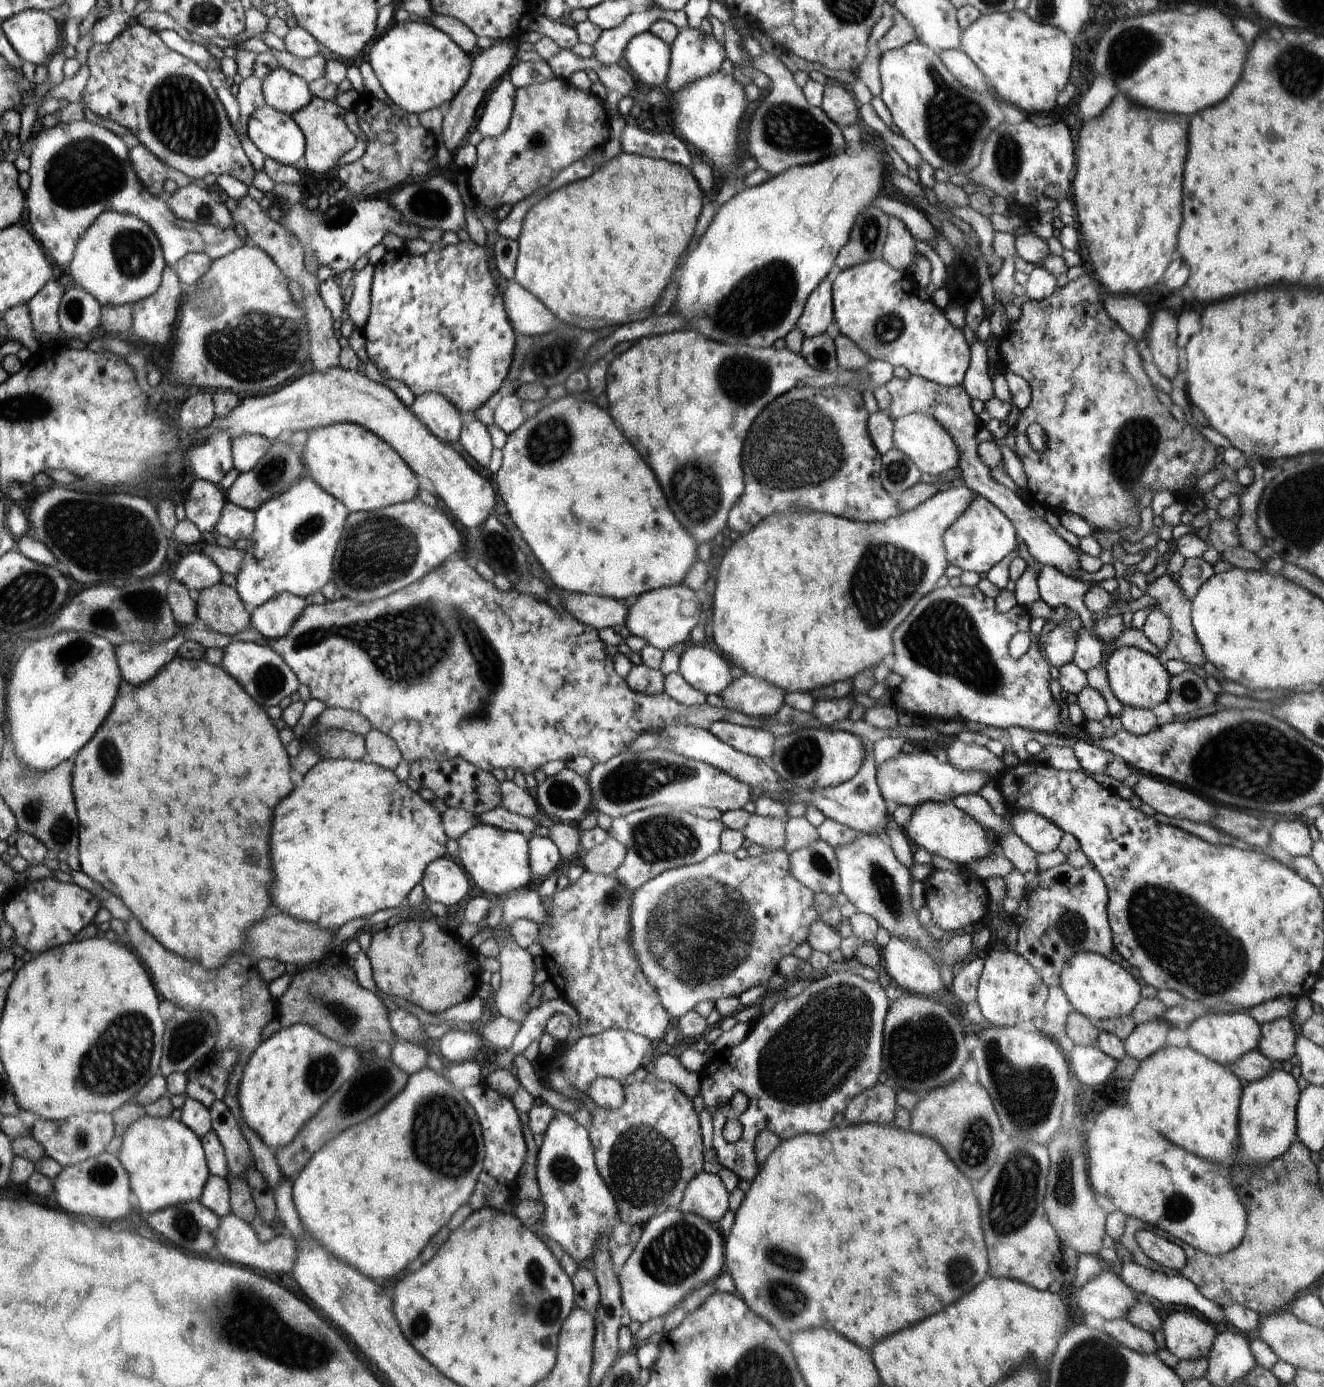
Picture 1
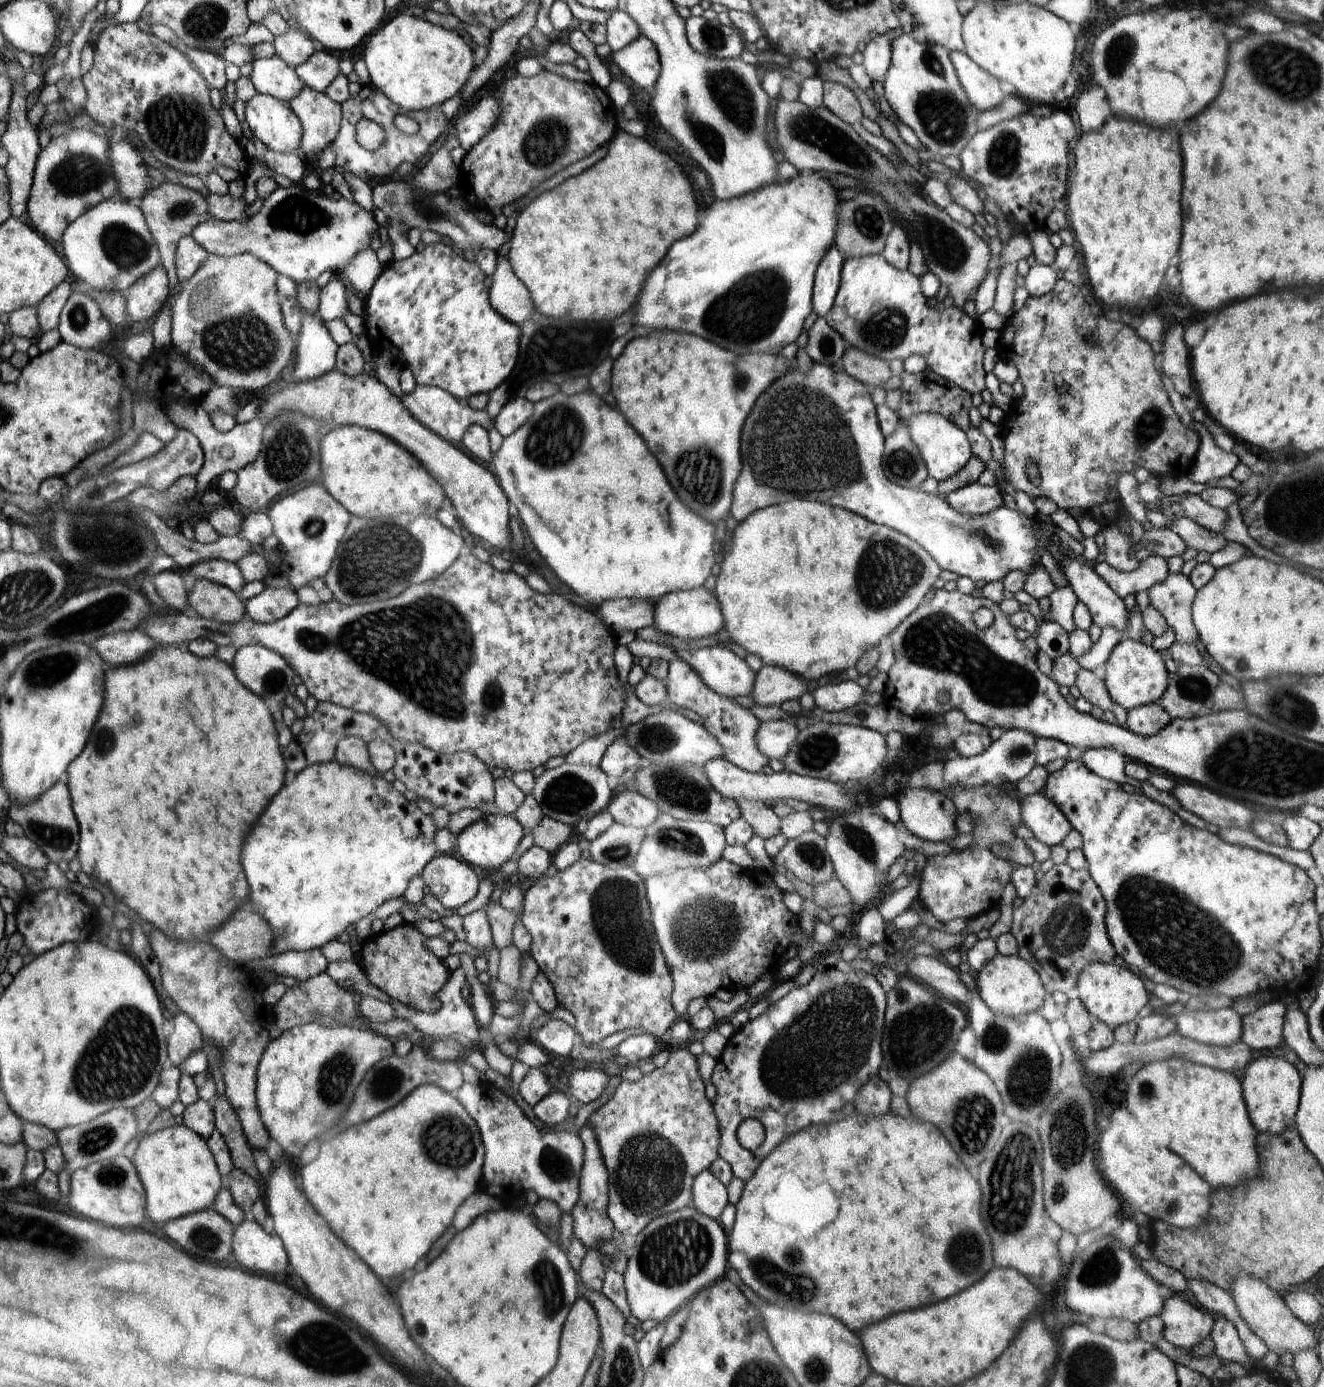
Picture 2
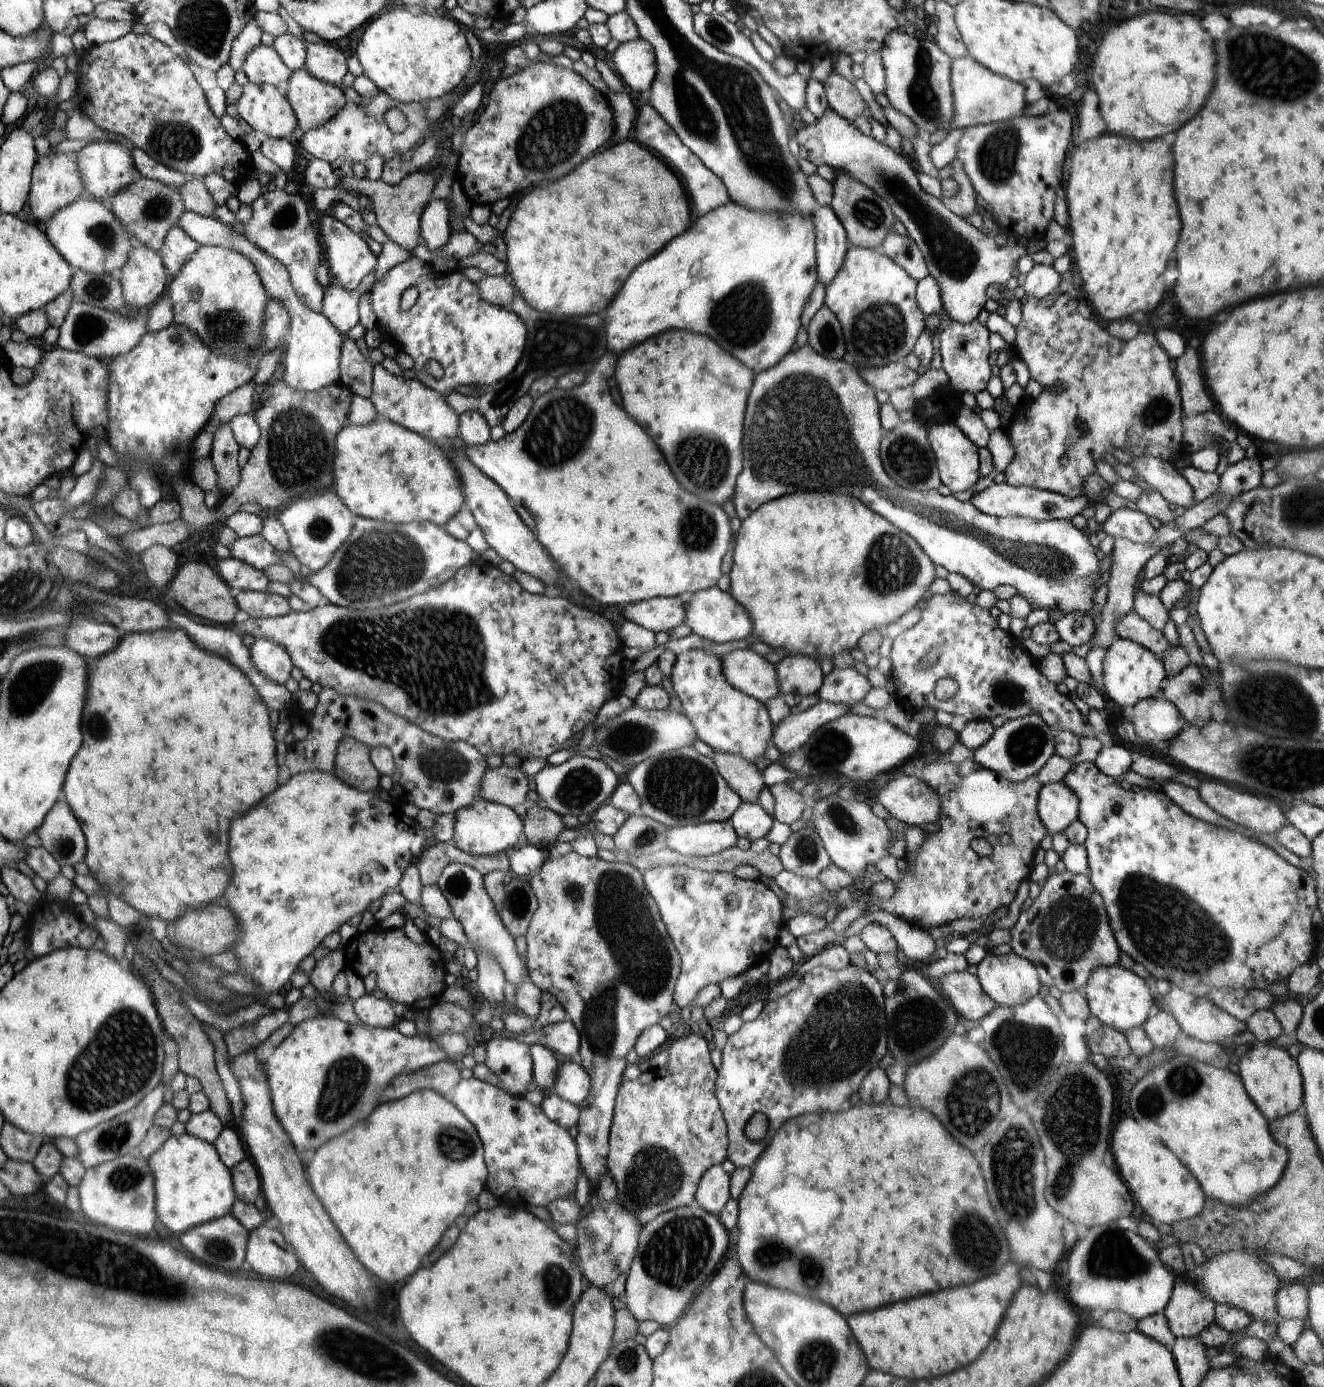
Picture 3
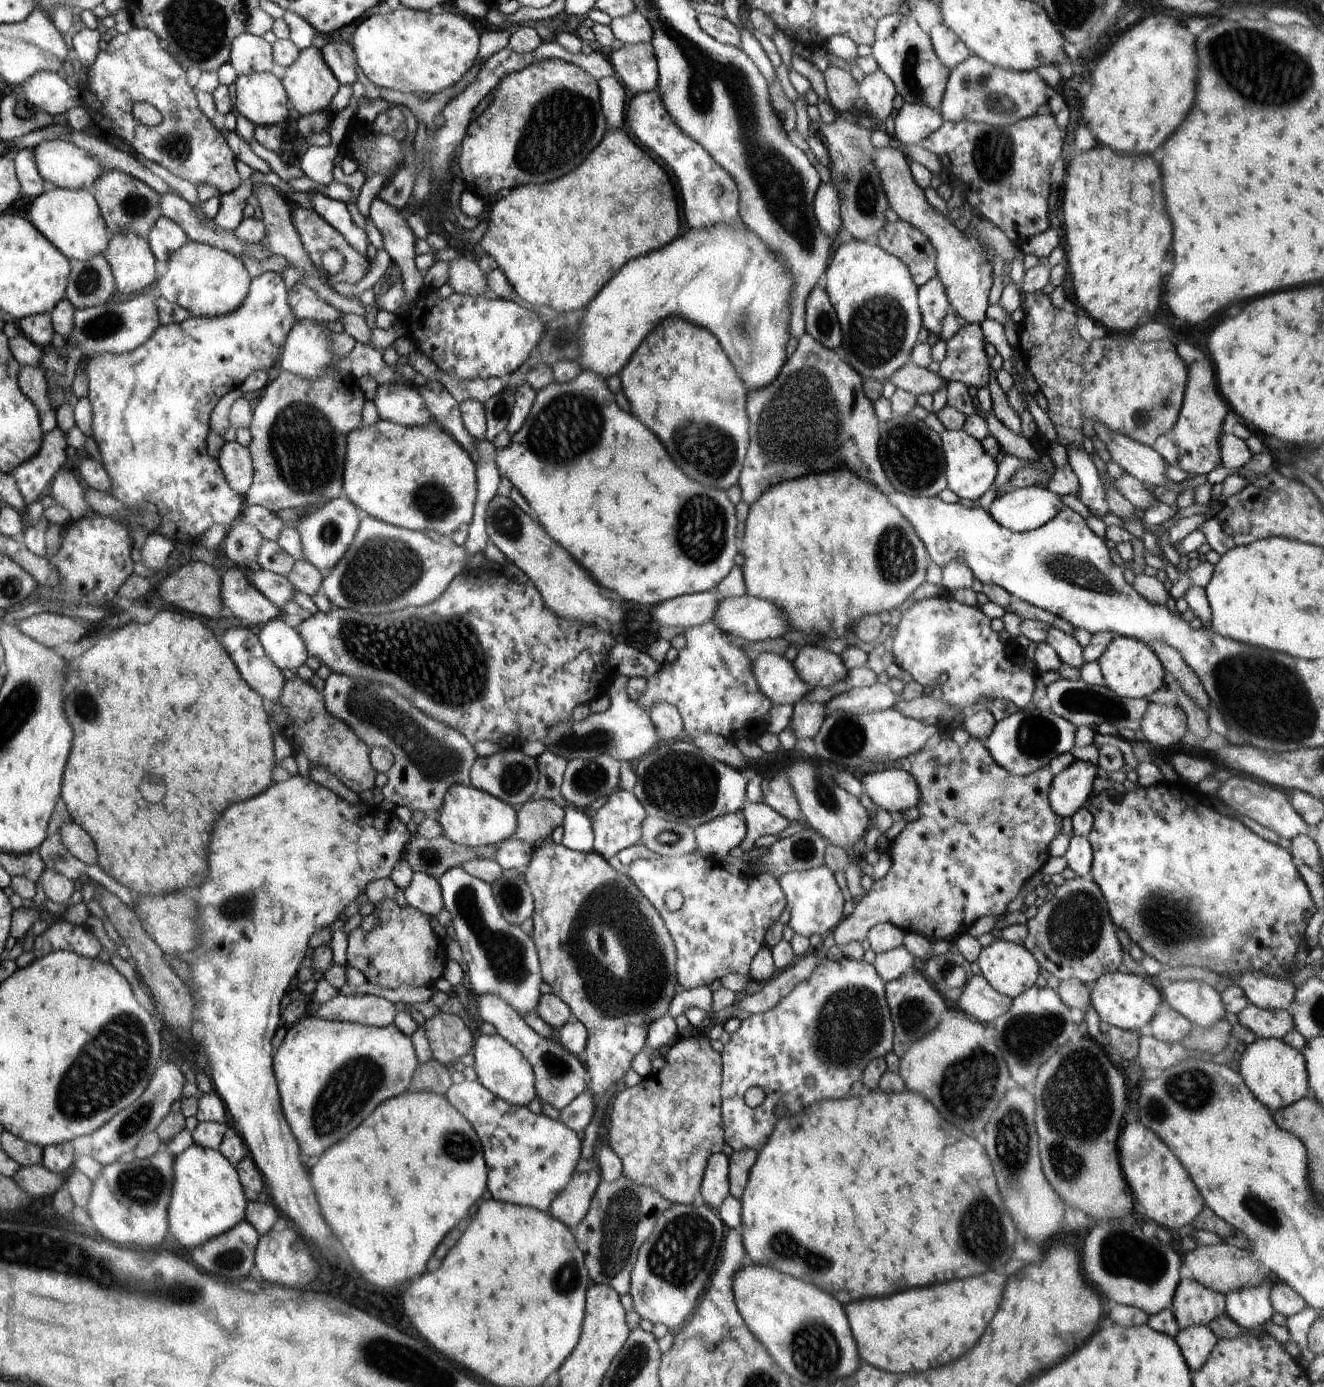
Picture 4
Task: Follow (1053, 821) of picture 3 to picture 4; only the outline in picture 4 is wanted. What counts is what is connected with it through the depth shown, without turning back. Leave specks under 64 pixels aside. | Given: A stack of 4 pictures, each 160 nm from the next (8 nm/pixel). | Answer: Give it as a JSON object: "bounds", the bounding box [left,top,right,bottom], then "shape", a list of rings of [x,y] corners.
{"bounds":[1050,761,1101,818],"shape":[[[1075,761],[1057,774],[1050,787],[1050,808],[1060,818],[1070,818],[1084,807],[1093,793],[1096,776],[1101,775],[1097,765],[1090,761]]]}

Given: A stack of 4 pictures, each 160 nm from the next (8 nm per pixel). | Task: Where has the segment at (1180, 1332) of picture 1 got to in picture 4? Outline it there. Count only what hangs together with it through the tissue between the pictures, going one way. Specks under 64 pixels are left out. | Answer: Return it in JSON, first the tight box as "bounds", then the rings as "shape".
{"bounds":[1170,1279,1226,1329],"shape":[[[1180,1279],[1170,1310],[1181,1329],[1209,1325],[1224,1314],[1226,1297],[1191,1279]]]}

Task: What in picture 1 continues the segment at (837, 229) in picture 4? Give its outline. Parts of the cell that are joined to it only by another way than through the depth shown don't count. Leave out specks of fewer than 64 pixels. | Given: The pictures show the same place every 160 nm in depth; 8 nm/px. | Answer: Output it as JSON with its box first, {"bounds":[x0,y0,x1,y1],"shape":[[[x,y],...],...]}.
{"bounds":[795,277,834,339],"shape":[[[826,277],[808,297],[795,328],[802,332],[804,339],[812,339],[826,333],[834,320],[832,282]]]}

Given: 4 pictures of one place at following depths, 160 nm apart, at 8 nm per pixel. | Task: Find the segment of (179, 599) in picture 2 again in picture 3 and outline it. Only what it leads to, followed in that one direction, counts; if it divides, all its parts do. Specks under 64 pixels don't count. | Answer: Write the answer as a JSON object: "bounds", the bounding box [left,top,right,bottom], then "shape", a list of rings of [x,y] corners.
{"bounds":[141,545,179,588],"shape":[[[155,545],[148,548],[141,556],[148,580],[154,588],[168,588],[179,568],[176,552],[166,546]]]}

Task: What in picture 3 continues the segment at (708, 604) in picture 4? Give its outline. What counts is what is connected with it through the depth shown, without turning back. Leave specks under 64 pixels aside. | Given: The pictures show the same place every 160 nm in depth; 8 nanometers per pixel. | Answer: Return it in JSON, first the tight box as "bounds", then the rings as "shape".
{"bounds":[622,597,686,634],"shape":[[[660,597],[636,604],[628,604],[622,612],[626,621],[634,622],[642,628],[658,634],[658,632],[670,632],[684,624],[686,614],[686,597]]]}

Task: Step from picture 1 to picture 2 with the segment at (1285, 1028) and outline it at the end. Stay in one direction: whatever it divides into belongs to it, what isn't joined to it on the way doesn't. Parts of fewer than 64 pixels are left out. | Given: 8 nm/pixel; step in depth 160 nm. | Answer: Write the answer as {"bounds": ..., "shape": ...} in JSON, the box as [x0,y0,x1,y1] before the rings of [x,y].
{"bounds":[1241,1000,1287,1050],"shape":[[[1277,1000],[1241,1017],[1241,1040],[1252,1050],[1276,1050],[1285,1043],[1283,1026],[1287,1007]]]}

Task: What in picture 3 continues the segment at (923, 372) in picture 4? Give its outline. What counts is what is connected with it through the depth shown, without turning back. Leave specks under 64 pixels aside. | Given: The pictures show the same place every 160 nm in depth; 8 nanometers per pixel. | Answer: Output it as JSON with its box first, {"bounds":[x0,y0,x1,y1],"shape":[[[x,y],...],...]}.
{"bounds":[857,362,918,393],"shape":[[[904,362],[888,364],[880,368],[857,368],[861,378],[876,392],[890,393],[900,388],[908,388],[918,382],[918,372]]]}

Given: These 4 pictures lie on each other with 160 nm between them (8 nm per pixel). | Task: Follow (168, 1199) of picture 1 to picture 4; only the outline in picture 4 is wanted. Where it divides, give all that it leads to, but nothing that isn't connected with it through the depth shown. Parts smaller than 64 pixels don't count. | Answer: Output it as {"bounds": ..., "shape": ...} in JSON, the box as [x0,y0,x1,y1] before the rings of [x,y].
{"bounds":[167,1142,248,1250],"shape":[[[193,1142],[188,1149],[174,1156],[173,1185],[171,1187],[173,1189],[167,1208],[169,1236],[171,1240],[174,1238],[182,1246],[186,1246],[186,1249],[192,1250],[210,1237],[229,1231],[244,1218],[248,1200],[245,1197],[235,1165],[232,1165],[219,1150],[204,1148]]]}

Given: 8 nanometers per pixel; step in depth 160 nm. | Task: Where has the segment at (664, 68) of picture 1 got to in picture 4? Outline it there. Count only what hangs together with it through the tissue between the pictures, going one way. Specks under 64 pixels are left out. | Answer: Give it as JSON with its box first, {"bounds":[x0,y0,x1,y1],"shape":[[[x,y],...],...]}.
{"bounds":[609,43,658,95],"shape":[[[650,43],[624,45],[612,52],[609,62],[616,78],[634,95],[657,91],[658,64]]]}

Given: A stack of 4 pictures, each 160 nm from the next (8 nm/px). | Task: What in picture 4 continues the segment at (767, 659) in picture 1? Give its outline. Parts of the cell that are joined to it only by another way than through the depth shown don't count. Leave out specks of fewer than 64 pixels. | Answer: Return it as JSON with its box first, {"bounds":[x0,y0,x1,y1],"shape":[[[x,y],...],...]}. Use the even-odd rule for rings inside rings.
{"bounds":[741,470,1065,638],"shape":[[[836,470],[836,472],[826,472],[826,474],[810,474],[792,482],[782,482],[780,486],[770,487],[752,506],[749,508],[744,538],[742,540],[742,556],[744,556],[744,566],[741,566],[744,576],[744,586],[746,595],[760,600],[768,600],[772,604],[778,604],[778,608],[786,614],[788,624],[798,632],[804,632],[808,636],[822,636],[822,638],[846,638],[854,634],[856,624],[862,616],[868,614],[889,615],[889,612],[897,606],[906,605],[908,596],[919,586],[924,584],[926,570],[930,562],[926,546],[920,540],[918,534],[914,532],[912,524],[902,516],[902,512],[886,500],[882,492],[878,492],[874,486],[868,482],[862,482],[858,476],[854,476],[848,470]],[[1030,486],[995,498],[988,514],[1012,532],[1030,532],[1050,522],[1065,506],[1060,495],[1043,487]]]}

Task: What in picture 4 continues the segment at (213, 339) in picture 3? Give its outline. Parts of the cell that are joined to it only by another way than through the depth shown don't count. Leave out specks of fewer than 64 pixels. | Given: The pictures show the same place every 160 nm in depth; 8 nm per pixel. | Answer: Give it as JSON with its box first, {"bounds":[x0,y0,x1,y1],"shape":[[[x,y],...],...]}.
{"bounds":[154,242,252,317],"shape":[[[202,242],[184,244],[170,256],[166,266],[166,273],[156,278],[154,290],[158,296],[186,308],[196,317],[234,312],[246,298],[252,282],[240,259]]]}

